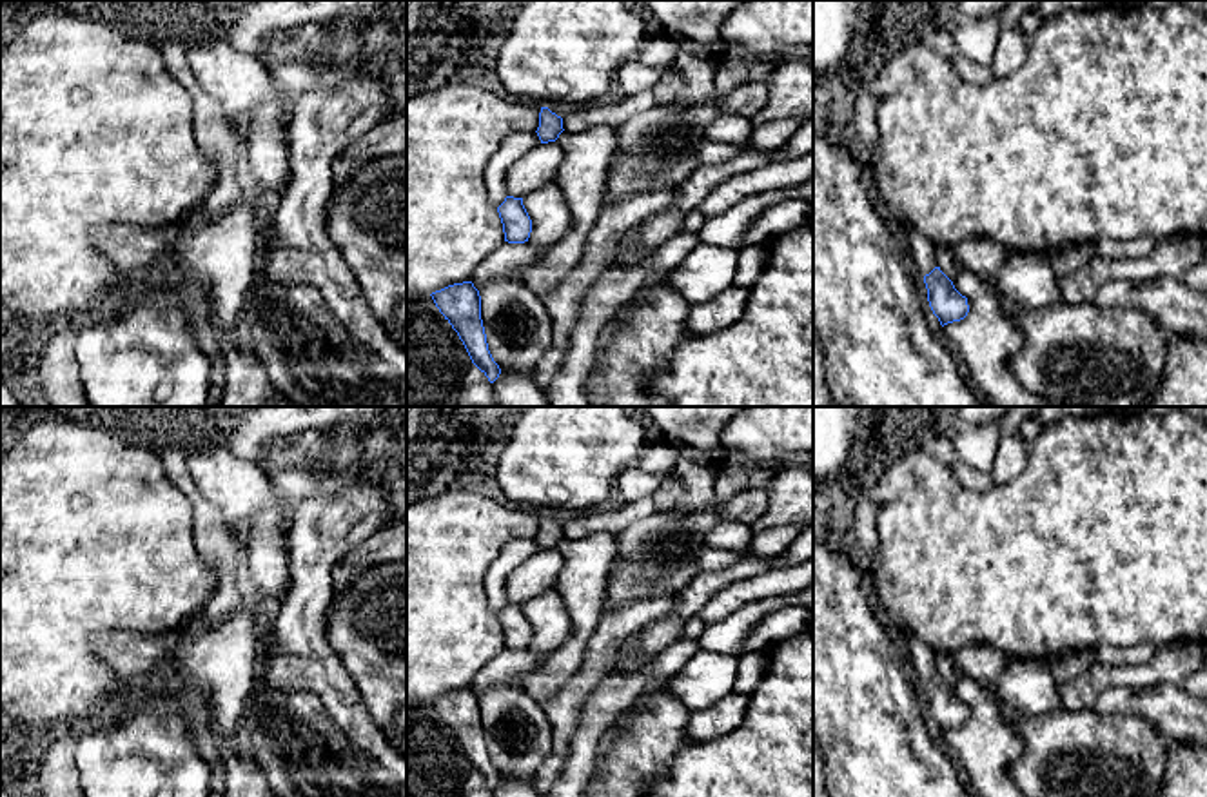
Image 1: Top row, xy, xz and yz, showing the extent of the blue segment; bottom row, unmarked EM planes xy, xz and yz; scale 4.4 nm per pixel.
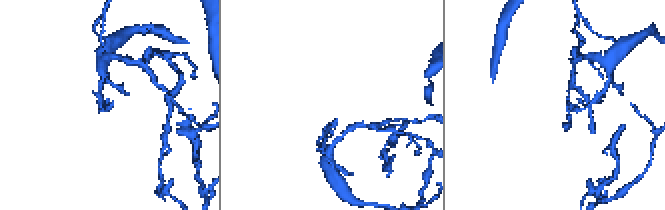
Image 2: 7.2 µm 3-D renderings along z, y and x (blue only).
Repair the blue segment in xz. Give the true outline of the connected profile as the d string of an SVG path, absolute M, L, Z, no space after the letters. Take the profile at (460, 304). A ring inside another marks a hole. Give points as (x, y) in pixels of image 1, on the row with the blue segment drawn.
M472 281L454 283L430 294L439 312L457 332L472 363L494 383L501 369L494 361L481 320L481 296Z

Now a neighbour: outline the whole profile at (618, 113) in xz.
M652 89L639 91L632 96L624 96L621 102L608 105L586 105L575 113L563 116L563 129L568 133L583 133L590 127L613 127L626 123L632 116L655 107L655 96Z

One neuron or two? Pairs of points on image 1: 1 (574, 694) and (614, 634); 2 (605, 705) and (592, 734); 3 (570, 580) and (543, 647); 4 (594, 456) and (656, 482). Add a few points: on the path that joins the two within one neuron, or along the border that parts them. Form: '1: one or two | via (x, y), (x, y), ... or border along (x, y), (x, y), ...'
1: one | via (585, 679), (598, 665), (603, 649)
2: one | via (598, 712), (592, 727)
3: two | border along (552, 590), (570, 621), (570, 636), (561, 645)
4: two | border along (636, 463), (614, 485)

